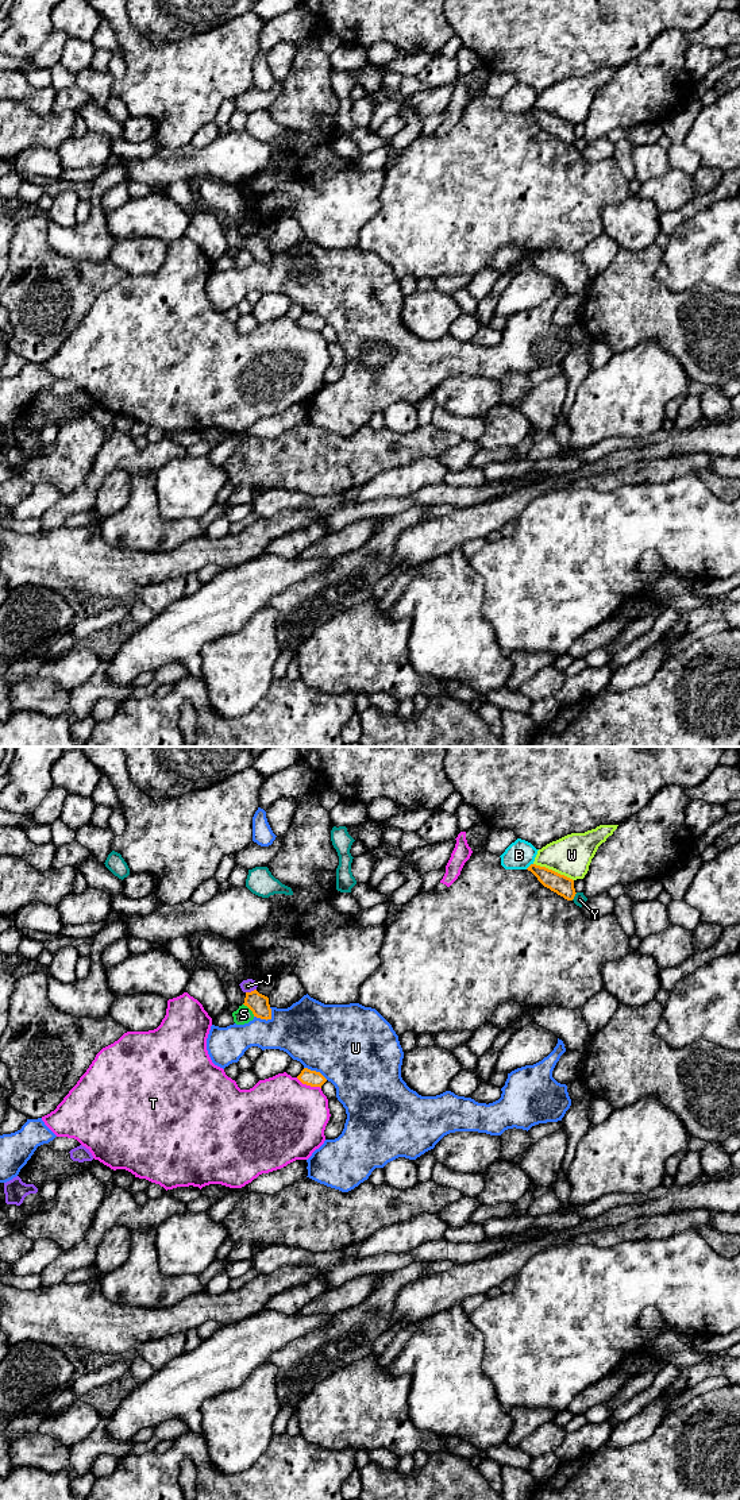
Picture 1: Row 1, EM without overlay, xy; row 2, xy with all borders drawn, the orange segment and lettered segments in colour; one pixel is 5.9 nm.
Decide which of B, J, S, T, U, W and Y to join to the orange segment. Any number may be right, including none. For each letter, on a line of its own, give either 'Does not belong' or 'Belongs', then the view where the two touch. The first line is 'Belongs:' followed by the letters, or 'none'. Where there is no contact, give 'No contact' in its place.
Belongs: none
B: Does not belong. Touches orange in xy
J: Does not belong. Touches orange in xy
S: Does not belong. Touches orange in xy
T: Does not belong. Touches orange in xy
U: Does not belong. Touches orange in xy
W: Does not belong. Touches orange in xy
Y: Does not belong. Touches orange in xy

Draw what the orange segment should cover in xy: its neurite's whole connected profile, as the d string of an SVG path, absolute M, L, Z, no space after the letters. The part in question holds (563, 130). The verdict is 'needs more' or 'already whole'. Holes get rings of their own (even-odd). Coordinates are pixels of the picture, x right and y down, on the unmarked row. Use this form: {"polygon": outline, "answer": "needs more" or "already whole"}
{"polygon": "M531 108L527 113L531 115L544 131L567 144L574 143L577 136L573 123L536 108Z", "answer": "already whole"}

